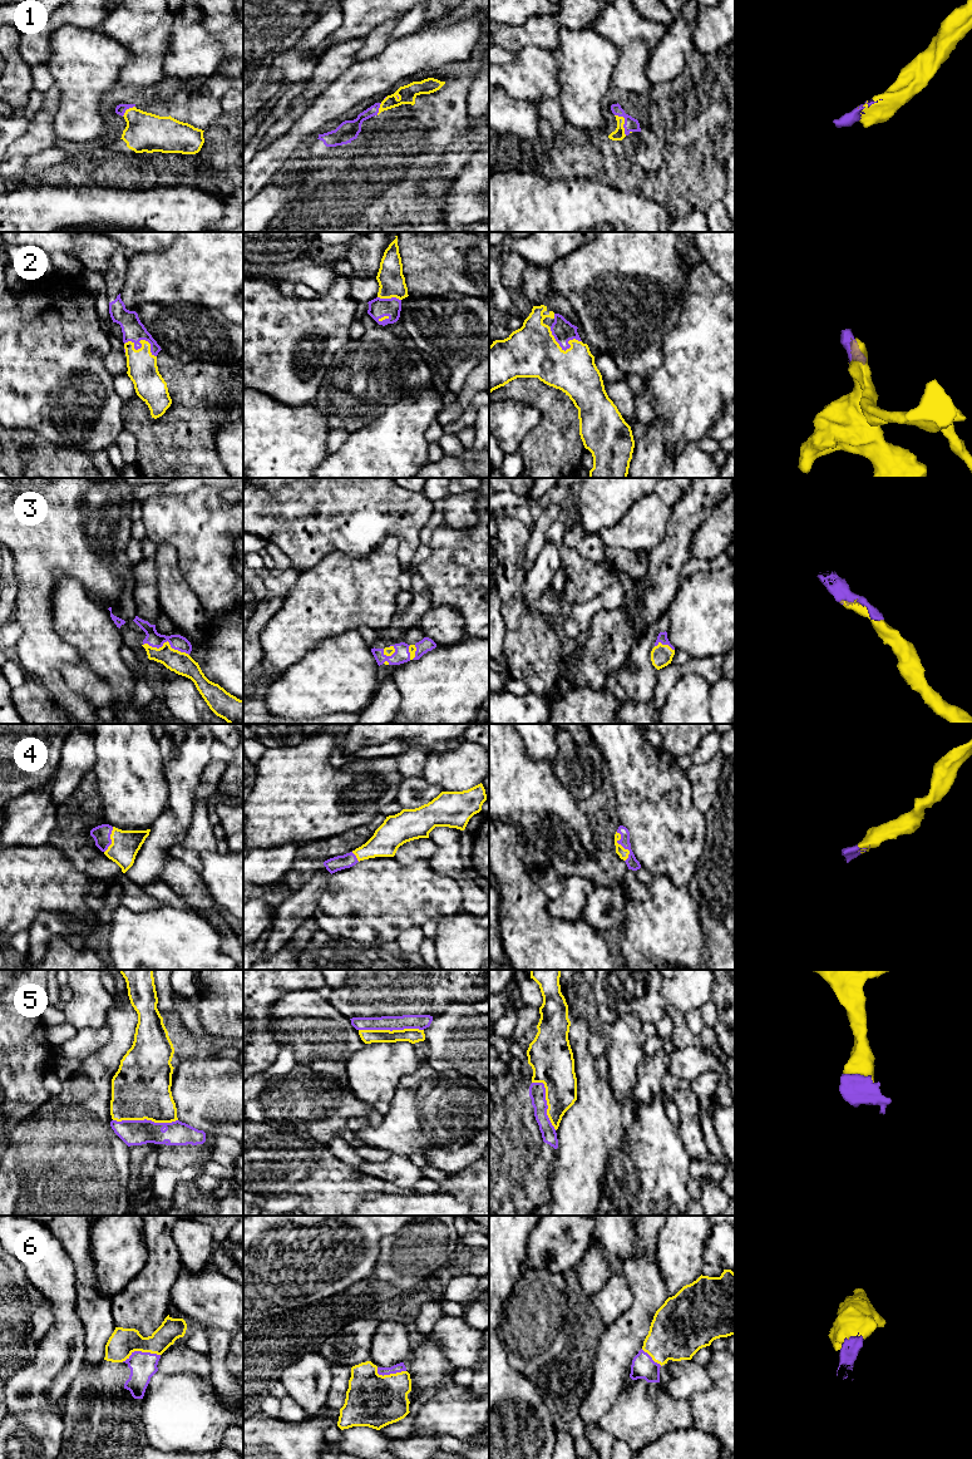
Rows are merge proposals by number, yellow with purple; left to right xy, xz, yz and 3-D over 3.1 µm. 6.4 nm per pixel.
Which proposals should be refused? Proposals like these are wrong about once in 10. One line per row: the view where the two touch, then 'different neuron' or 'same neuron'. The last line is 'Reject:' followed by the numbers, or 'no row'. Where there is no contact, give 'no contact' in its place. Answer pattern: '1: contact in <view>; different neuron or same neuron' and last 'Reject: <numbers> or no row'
1: contact in yz; same neuron
2: contact in xy; same neuron
3: contact in xy; same neuron
4: contact in yz; same neuron
5: contact in xy; same neuron
6: contact in xy; same neuron
Reject: no row

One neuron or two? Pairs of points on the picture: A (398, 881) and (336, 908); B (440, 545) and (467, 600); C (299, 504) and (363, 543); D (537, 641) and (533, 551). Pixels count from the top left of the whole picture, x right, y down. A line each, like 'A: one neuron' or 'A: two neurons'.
A: one neuron
B: one neuron
C: one neuron
D: two neurons

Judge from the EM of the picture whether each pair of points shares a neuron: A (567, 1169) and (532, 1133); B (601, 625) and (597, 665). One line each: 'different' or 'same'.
A: different
B: same

